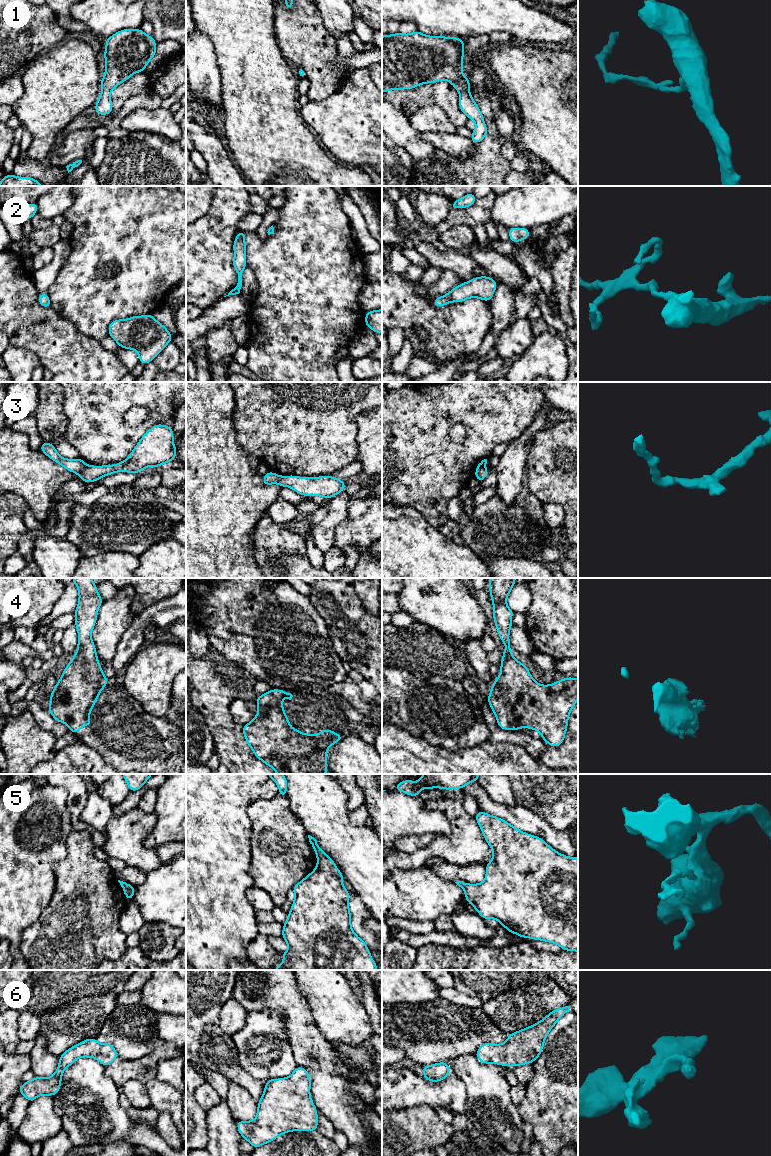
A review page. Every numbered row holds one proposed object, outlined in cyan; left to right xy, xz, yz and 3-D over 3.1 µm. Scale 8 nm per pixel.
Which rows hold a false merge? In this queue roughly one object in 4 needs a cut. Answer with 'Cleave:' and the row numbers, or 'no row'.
Cleave: 3, 5

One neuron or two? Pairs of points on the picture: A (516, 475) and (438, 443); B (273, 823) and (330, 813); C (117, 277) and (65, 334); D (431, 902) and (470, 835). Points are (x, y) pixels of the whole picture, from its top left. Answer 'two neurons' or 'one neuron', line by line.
A: two neurons
B: two neurons
C: two neurons
D: two neurons

